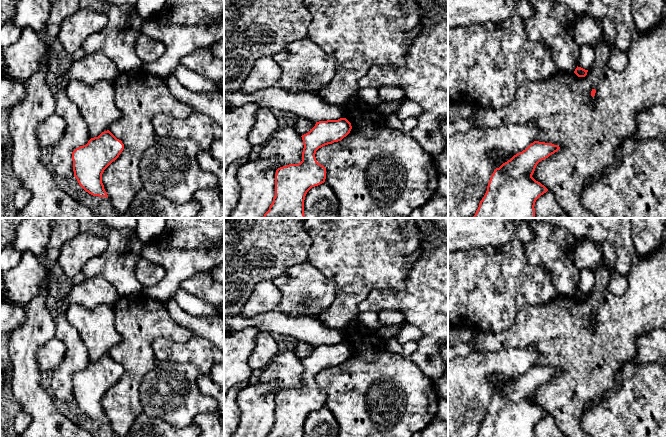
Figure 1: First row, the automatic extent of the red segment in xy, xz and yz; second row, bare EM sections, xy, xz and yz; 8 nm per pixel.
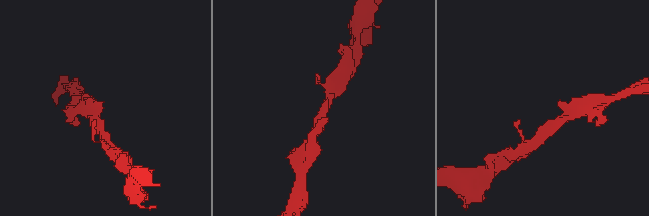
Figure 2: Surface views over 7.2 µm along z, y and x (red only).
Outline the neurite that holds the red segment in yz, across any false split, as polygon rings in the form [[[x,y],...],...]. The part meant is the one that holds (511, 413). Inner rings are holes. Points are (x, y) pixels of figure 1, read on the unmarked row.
[[[534,365],[496,392],[476,437],[535,437],[536,424],[548,413],[532,399],[537,388],[560,373]]]

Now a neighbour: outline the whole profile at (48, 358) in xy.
[[[54,337],[41,347],[36,355],[36,362],[41,372],[53,372],[64,359],[66,348],[64,343]]]

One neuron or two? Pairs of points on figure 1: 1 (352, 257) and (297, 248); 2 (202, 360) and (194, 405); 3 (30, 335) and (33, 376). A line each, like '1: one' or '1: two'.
1: two
2: two
3: one

